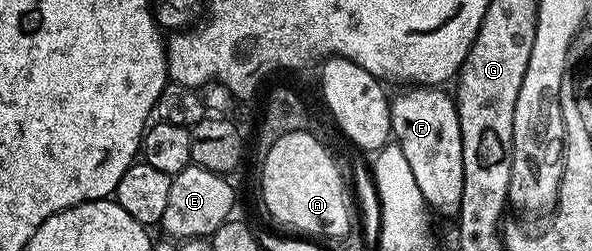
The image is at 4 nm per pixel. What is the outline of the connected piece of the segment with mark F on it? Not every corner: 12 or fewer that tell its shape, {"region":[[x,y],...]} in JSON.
{"region":[[401,88],[395,144],[430,211],[463,200],[463,136],[452,93]]}

